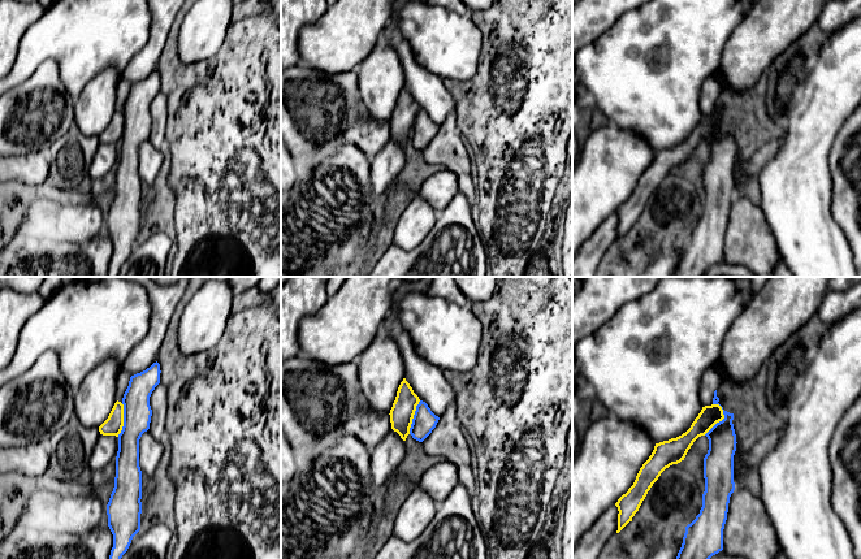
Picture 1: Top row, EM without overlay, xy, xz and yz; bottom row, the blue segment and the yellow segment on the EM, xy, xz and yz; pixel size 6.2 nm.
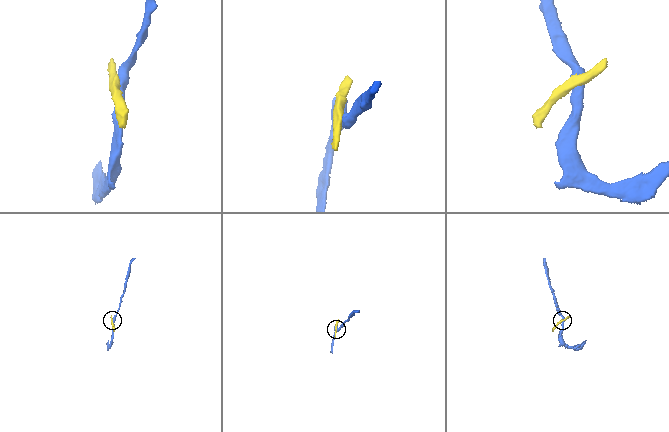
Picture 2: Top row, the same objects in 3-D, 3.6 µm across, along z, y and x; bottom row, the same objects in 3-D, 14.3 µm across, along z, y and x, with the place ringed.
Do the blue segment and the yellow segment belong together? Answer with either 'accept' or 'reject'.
reject

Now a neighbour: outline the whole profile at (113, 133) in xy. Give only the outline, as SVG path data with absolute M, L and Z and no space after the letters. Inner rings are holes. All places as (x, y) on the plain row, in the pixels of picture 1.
M116 110L108 127L99 135L99 140L103 144L116 144L121 142L124 135L124 113Z

